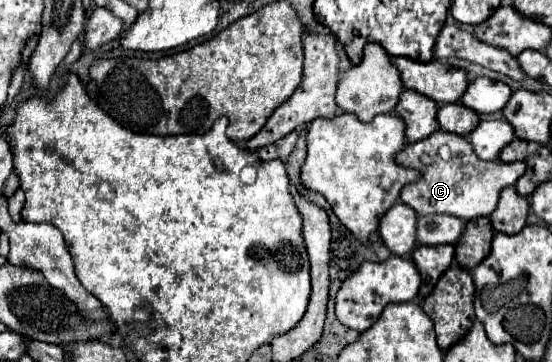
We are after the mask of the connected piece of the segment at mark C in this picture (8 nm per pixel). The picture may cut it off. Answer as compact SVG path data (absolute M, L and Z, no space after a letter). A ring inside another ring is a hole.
M434 132L422 142L408 144L398 154L398 160L402 166L422 172L422 178L408 184L400 194L402 202L414 208L418 216L450 214L462 220L490 216L496 208L500 190L506 186L514 186L516 180L526 172L524 162L508 164L502 160L480 160L474 154L472 144L464 136L456 136L450 132Z

